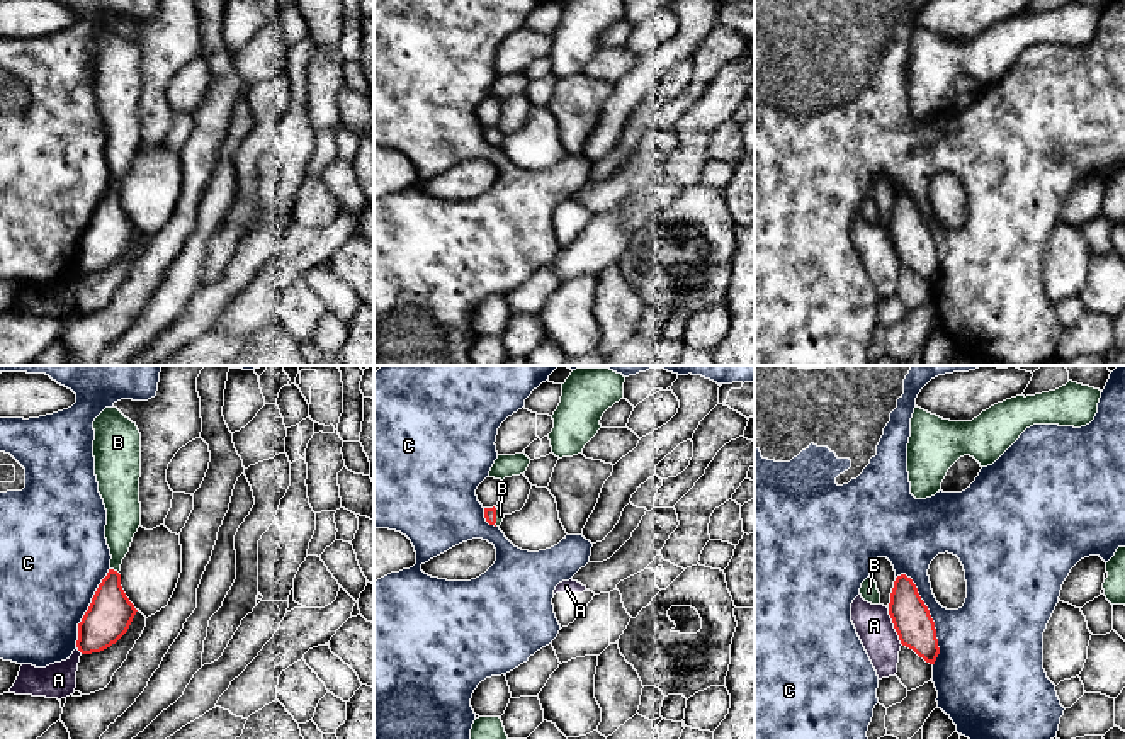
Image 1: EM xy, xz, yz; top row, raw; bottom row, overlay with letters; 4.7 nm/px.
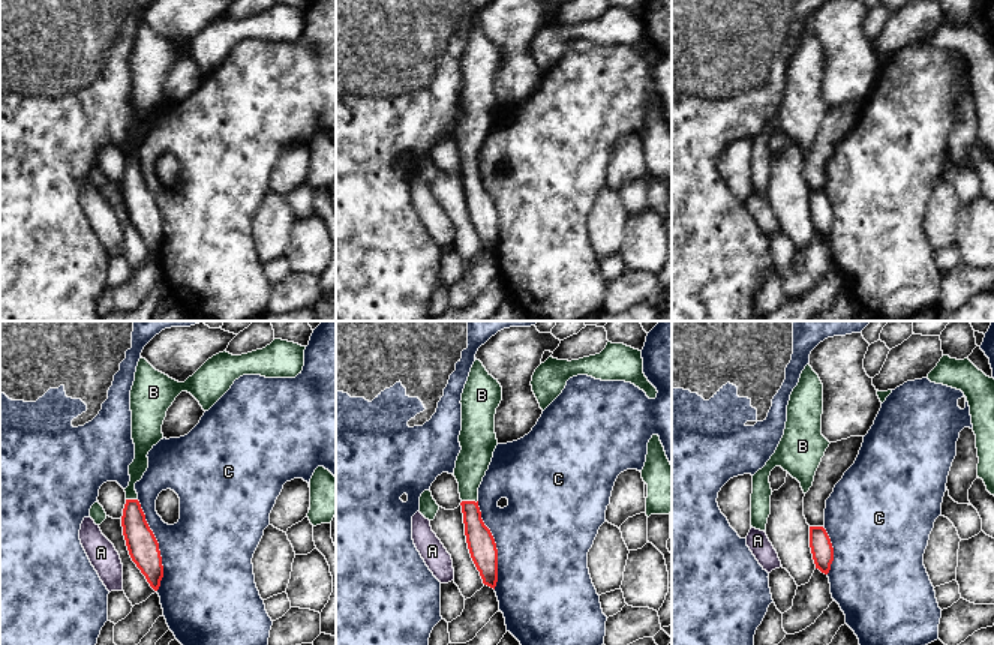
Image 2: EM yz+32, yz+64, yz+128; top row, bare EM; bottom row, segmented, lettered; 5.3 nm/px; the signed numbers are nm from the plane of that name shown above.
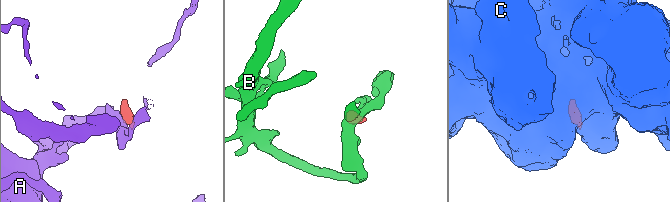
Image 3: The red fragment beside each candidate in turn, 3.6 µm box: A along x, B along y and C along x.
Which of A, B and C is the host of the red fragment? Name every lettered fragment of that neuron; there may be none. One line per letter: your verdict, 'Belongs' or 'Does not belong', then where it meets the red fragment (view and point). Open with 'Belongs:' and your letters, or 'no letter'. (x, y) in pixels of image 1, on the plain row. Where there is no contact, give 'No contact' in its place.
Belongs: B
A: Does not belong. Touches red at yz (894, 247)
B: Belongs. Touches red at xy (113, 189)
C: Does not belong. Touches red at yz (930, 236)

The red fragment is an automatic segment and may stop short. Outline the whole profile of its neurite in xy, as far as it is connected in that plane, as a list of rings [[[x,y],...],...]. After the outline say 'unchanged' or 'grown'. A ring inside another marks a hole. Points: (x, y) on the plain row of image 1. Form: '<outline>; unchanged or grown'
[[[105,27],[95,37],[93,49],[95,95],[107,129],[105,158],[112,178],[78,243],[76,267],[82,274],[116,263],[138,231],[121,206],[119,190],[141,144],[141,53],[117,27]]]; grown

